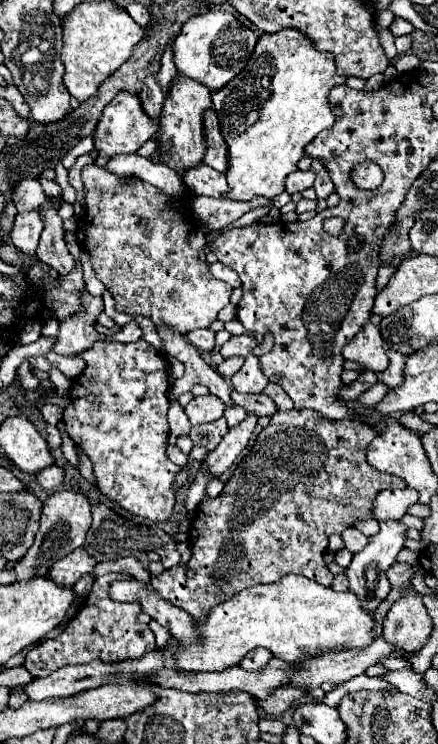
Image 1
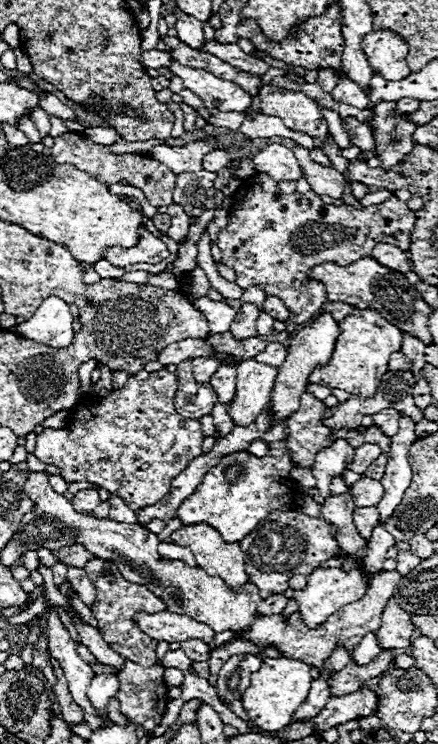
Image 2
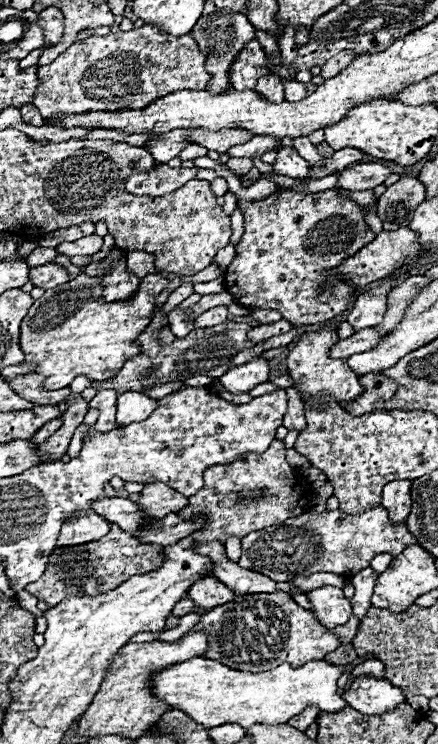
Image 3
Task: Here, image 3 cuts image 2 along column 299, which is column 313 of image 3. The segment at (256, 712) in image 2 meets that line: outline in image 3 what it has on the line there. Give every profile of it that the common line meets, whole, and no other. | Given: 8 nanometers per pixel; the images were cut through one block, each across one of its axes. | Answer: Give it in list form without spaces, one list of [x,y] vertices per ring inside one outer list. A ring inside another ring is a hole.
[[[194,656],[182,664],[174,664],[152,680],[152,690],[156,698],[164,700],[176,710],[184,710],[194,722],[206,728],[236,722],[242,728],[252,724],[286,724],[290,718],[298,716],[308,706],[316,706],[320,712],[334,714],[346,706],[340,696],[338,680],[348,670],[346,666],[328,664],[326,660],[306,662],[304,666],[292,668],[290,664],[280,664],[266,672],[240,672],[232,670],[216,660],[204,656]]]

